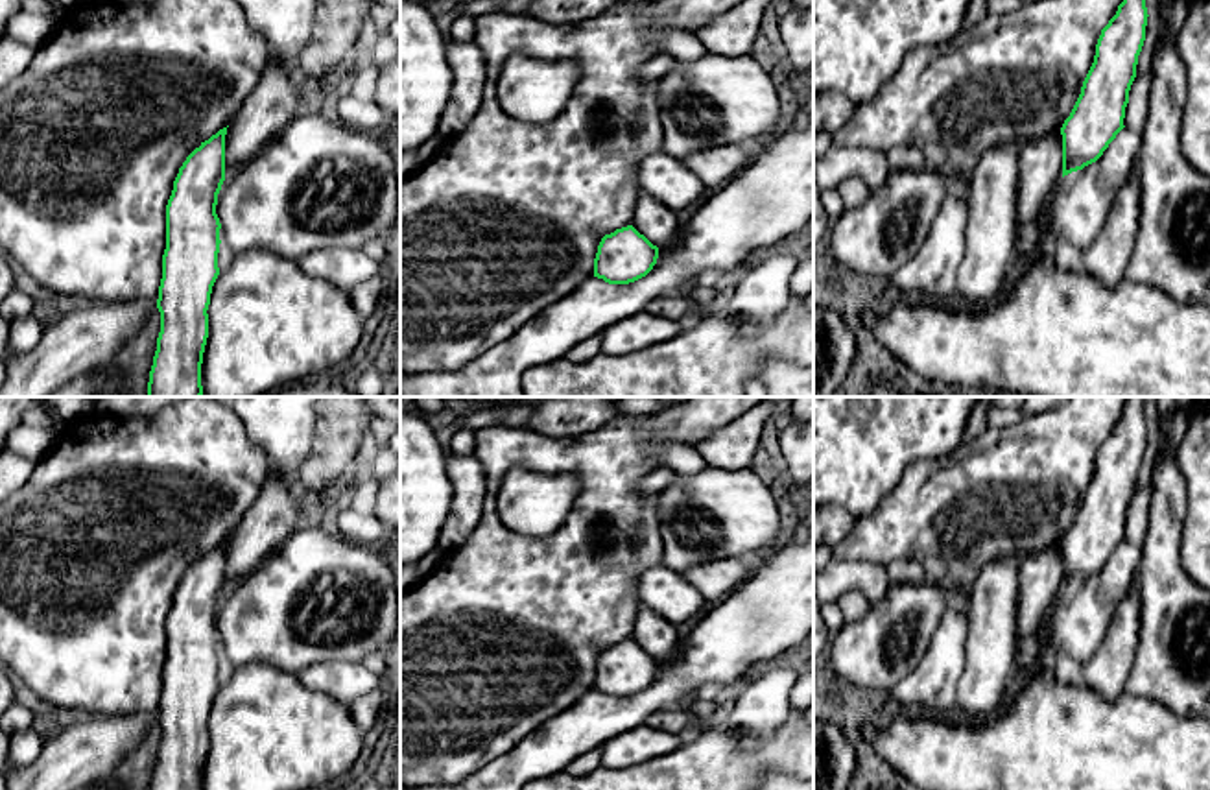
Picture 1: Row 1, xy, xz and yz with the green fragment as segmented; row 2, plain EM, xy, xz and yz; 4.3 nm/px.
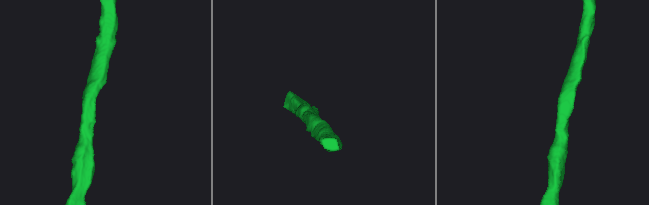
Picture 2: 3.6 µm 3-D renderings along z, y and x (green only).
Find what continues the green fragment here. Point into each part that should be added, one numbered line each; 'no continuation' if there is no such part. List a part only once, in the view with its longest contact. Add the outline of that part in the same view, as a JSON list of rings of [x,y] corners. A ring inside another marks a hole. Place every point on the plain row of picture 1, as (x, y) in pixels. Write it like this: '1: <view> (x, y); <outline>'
1: xy (279, 510); [[[271,473],[231,533],[225,548],[225,591],[260,567],[306,522],[308,497]]]

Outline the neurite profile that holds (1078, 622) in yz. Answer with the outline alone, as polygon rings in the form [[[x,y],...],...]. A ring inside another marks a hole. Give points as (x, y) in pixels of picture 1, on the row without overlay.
[[[1123,541],[1096,576],[1061,591],[1046,622],[1046,640],[1059,648],[1059,657],[1083,666],[1101,648],[1140,565],[1140,545]]]

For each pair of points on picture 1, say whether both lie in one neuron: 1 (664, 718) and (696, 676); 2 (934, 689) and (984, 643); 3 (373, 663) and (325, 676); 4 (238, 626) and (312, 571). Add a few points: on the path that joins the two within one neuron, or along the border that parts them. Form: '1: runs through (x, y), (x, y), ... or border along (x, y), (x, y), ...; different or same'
1: border along (681, 704), (663, 707), (644, 722); different
2: border along (969, 619), (965, 669), (958, 682), (954, 704); different
3: border along (362, 663), (380, 682); different
4: runs through (257, 622), (294, 589); same

